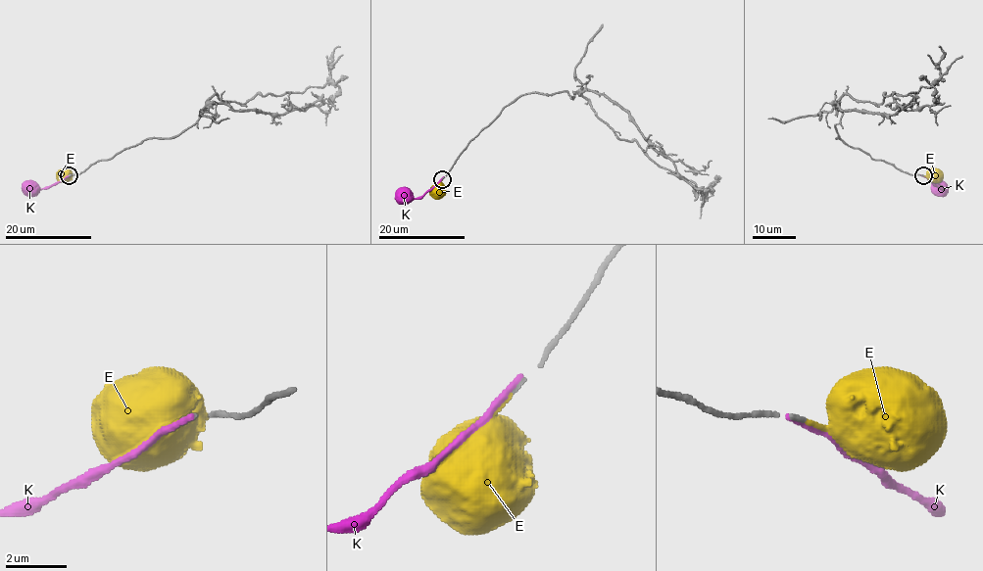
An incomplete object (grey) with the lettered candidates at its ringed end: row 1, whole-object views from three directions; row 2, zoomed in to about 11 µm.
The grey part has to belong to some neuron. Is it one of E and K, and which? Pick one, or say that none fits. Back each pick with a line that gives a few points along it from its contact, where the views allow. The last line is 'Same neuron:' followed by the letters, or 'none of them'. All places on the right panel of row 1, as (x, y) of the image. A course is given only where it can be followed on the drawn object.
Same neuron: E

